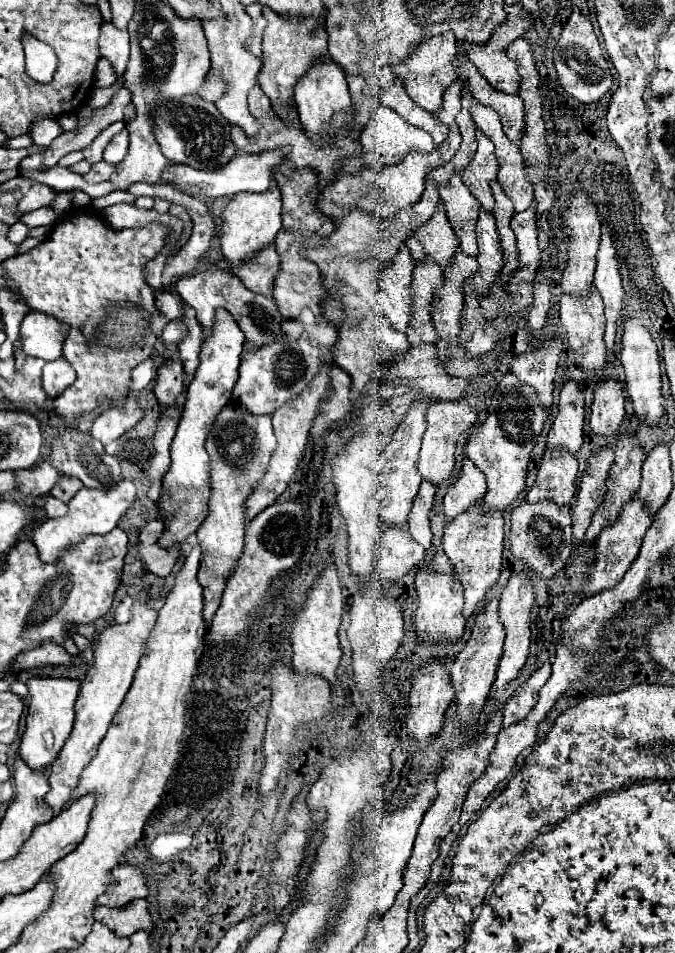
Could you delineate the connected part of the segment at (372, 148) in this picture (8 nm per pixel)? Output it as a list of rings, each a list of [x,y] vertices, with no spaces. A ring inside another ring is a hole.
[[[378,106],[374,110],[370,122],[362,130],[360,142],[364,148],[366,166],[394,166],[394,164],[400,164],[410,152],[434,152],[436,148],[434,140],[424,130],[410,126],[402,116],[398,116],[394,110],[386,106]]]

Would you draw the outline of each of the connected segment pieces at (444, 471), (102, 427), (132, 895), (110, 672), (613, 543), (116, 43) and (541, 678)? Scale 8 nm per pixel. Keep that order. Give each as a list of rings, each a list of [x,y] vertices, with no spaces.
[[[464,402],[456,404],[432,404],[426,412],[426,434],[422,438],[422,450],[418,458],[418,472],[424,480],[428,480],[434,486],[440,486],[454,476],[454,466],[456,466],[456,446],[458,438],[476,424],[476,412]]]
[[[110,408],[104,410],[92,424],[90,436],[100,440],[102,444],[108,444],[122,436],[126,430],[130,430],[138,420],[142,418],[142,410],[136,410],[134,414],[126,414],[124,408]]]
[[[122,864],[122,866],[114,868],[112,884],[110,884],[108,892],[104,892],[96,900],[96,904],[120,908],[136,898],[146,898],[146,896],[148,896],[148,884],[146,884],[146,876],[142,874],[142,870],[138,866]]]
[[[142,590],[140,596],[136,598],[134,608],[132,608],[132,620],[128,624],[108,626],[100,632],[98,642],[94,646],[92,668],[86,672],[86,678],[80,686],[80,694],[76,700],[74,728],[70,732],[70,738],[64,742],[58,758],[50,766],[50,774],[48,774],[50,792],[44,796],[44,800],[54,812],[64,810],[66,806],[72,804],[72,800],[74,800],[72,794],[78,788],[80,774],[88,766],[88,762],[94,758],[94,752],[98,750],[100,740],[104,738],[114,714],[118,712],[118,708],[132,684],[138,662],[146,648],[146,640],[148,640],[150,632],[154,630],[154,624],[156,624],[156,612],[146,608],[146,596]]]
[[[634,496],[634,500],[624,506],[620,518],[612,526],[604,528],[602,534],[598,536],[598,540],[596,540],[596,564],[592,566],[592,572],[586,578],[582,592],[578,592],[582,598],[590,598],[590,596],[594,596],[606,588],[616,586],[622,580],[622,576],[626,574],[626,570],[630,568],[630,564],[634,562],[634,558],[640,552],[642,538],[644,538],[650,524],[652,524],[652,518],[646,514],[642,500],[638,500],[638,496]]]
[[[104,22],[100,30],[98,40],[102,56],[114,66],[116,74],[124,74],[128,58],[130,58],[130,44],[128,44],[128,32],[118,30],[112,22]]]
[[[550,662],[542,664],[542,666],[530,676],[530,680],[528,680],[522,688],[524,688],[524,690],[532,690],[532,692],[538,692],[538,690],[548,682],[550,672],[552,672],[552,664],[550,664]]]

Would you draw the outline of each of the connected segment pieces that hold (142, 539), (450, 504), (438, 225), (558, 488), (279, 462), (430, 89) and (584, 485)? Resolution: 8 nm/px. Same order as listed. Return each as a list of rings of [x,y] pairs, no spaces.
[[[152,520],[140,528],[140,532],[138,532],[138,556],[148,572],[164,578],[170,574],[170,570],[174,568],[180,554],[176,550],[158,548],[156,540],[158,540],[160,532],[162,532],[160,520]]]
[[[464,458],[460,478],[448,488],[448,494],[444,496],[444,514],[446,514],[446,518],[454,520],[454,516],[466,512],[474,504],[478,504],[484,496],[486,496],[486,478],[484,478],[484,474],[468,458]]]
[[[444,210],[434,212],[432,220],[422,224],[422,228],[406,240],[406,246],[416,262],[432,260],[442,270],[452,266],[456,252],[460,252],[458,236],[454,234]]]
[[[568,452],[546,454],[536,482],[526,494],[526,500],[554,500],[558,506],[566,506],[576,496],[576,478],[578,478],[578,462]]]
[[[332,362],[330,364],[324,364],[322,370],[318,372],[318,376],[312,380],[312,384],[302,392],[302,396],[298,396],[294,402],[282,406],[278,412],[272,414],[272,424],[274,424],[274,434],[278,438],[278,446],[270,458],[270,464],[268,464],[268,470],[262,478],[262,482],[258,484],[258,488],[252,492],[252,496],[246,500],[246,518],[252,520],[256,514],[260,514],[268,504],[272,504],[288,486],[288,482],[292,480],[294,472],[296,472],[296,466],[304,454],[304,446],[308,442],[308,432],[312,428],[312,422],[318,414],[318,408],[320,408],[320,400],[324,398],[324,394],[328,392],[328,382],[330,382],[330,368],[332,368]]]
[[[446,32],[446,34],[438,34],[438,36],[432,36],[432,38],[424,40],[404,62],[392,66],[392,70],[402,78],[408,96],[420,108],[424,108],[430,114],[434,114],[442,108],[446,88],[454,80],[458,80],[458,76],[454,72],[454,66],[452,66],[454,58],[456,58],[456,52],[458,52],[456,50],[456,36],[454,36],[454,32]]]
[[[610,448],[598,452],[590,462],[582,476],[580,490],[576,496],[576,506],[572,506],[572,528],[574,528],[574,540],[576,548],[582,546],[584,532],[590,526],[590,520],[598,506],[602,504],[602,496],[606,494],[606,476],[614,464],[614,452]]]

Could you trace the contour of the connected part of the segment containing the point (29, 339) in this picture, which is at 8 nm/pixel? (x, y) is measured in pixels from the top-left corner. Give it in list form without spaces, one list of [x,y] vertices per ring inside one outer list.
[[[28,314],[20,324],[22,350],[28,356],[44,360],[58,360],[62,356],[62,342],[68,326],[44,314]]]

